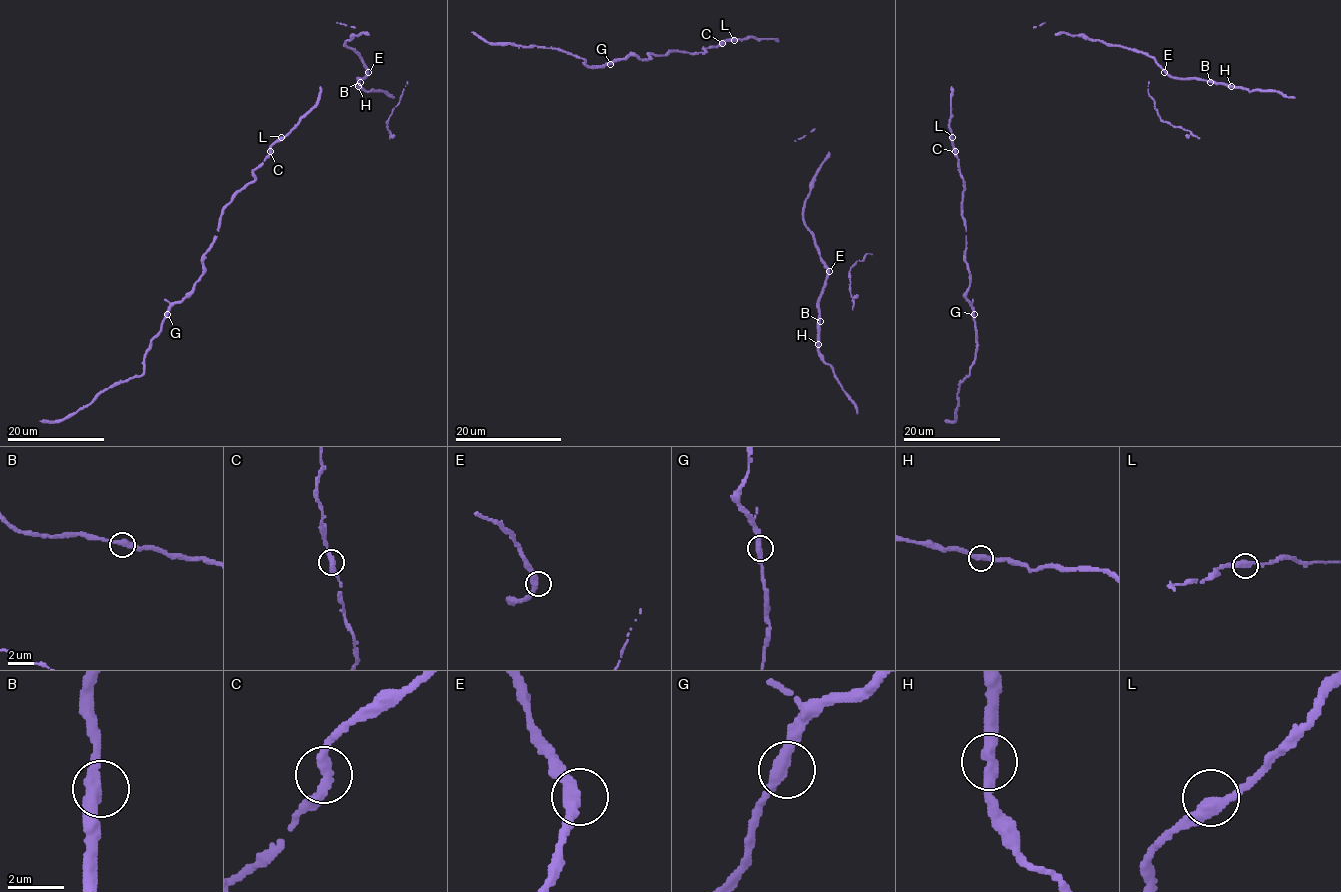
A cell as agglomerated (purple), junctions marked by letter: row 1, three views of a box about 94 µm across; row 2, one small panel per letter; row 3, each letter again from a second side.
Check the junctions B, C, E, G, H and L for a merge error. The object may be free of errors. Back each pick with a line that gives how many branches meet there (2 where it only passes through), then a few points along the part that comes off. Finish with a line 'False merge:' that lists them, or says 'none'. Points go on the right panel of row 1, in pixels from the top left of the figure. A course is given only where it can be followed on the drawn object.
False merge: none

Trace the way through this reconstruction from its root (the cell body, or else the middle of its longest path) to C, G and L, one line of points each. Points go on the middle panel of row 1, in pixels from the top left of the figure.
C: (754, 37), (727, 39), (722, 43)
G: (754, 37), (727, 39), (705, 52), (669, 51), (650, 53), (649, 59), (628, 55), (610, 64)
L: (754, 37), (734, 40)

